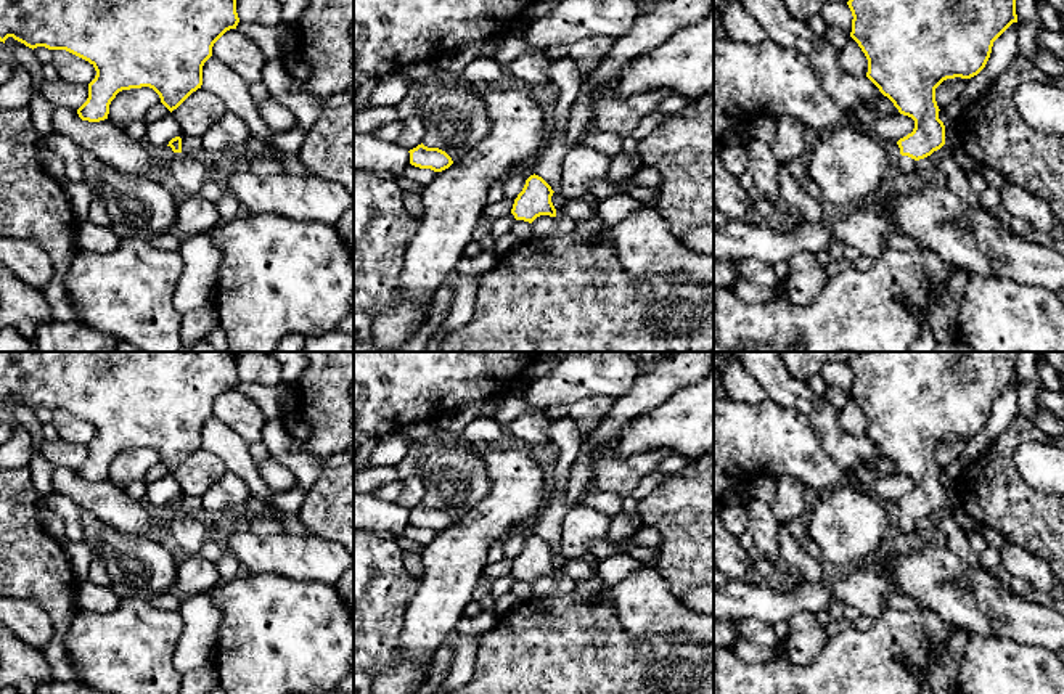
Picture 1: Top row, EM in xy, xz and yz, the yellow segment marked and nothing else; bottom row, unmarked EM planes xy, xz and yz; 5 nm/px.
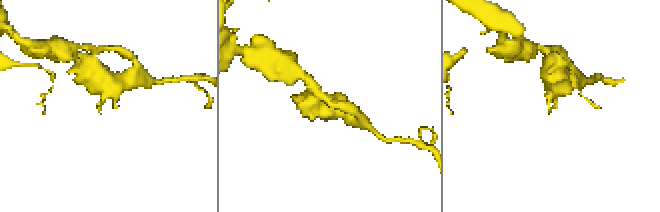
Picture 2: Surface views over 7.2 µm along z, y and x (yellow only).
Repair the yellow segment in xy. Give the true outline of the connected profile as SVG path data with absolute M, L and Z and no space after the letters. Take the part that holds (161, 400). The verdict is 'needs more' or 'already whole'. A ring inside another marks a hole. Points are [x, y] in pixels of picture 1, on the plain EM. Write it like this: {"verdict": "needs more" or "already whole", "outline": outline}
{"verdict": "already whole", "outline": "M0 352L0 402L5 403L8 397L24 403L29 408L45 406L48 410L66 410L85 421L95 431L95 439L88 443L88 458L77 469L82 480L100 482L108 479L109 464L122 450L149 447L153 448L161 463L172 472L177 469L193 451L203 445L203 426L212 416L214 403L230 389L236 389L239 382L236 373L235 352Z"}

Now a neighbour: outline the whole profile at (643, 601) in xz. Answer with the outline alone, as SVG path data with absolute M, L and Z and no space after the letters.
M654 565L632 570L619 583L604 586L600 598L612 606L632 636L681 635L714 646L714 615L688 609Z

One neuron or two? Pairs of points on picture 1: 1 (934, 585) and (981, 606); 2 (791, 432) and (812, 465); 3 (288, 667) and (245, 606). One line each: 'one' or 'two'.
1: one
2: one
3: one

